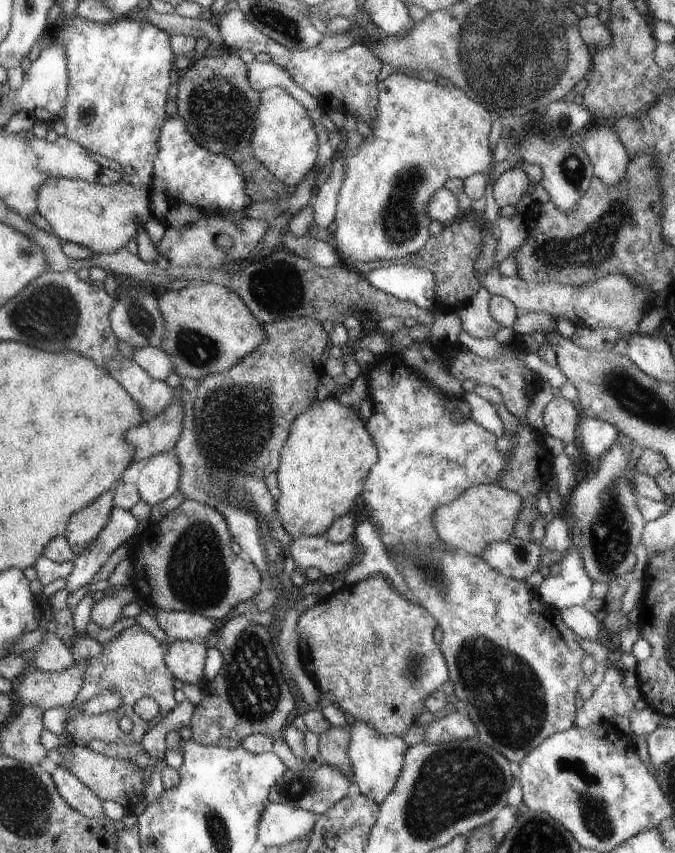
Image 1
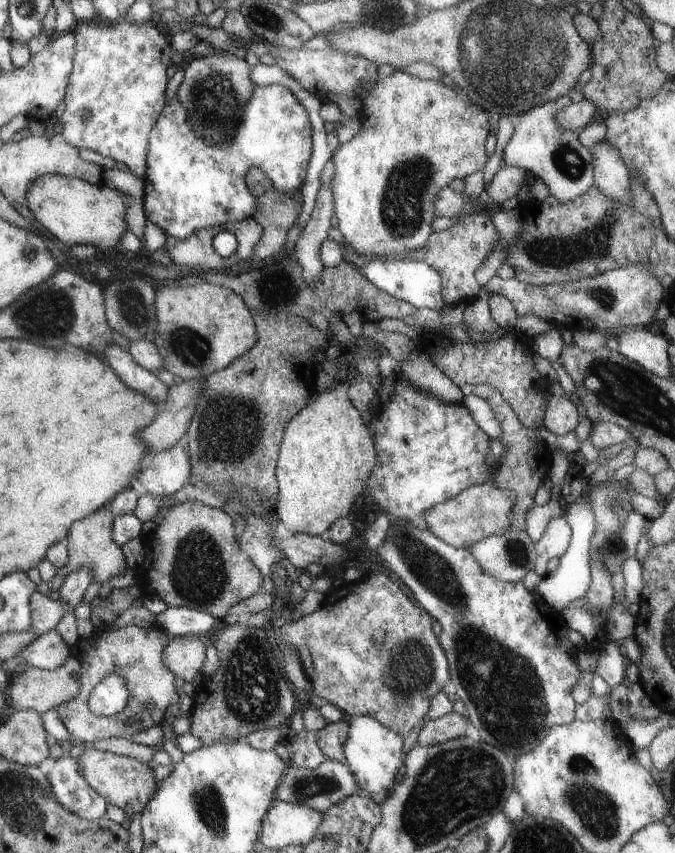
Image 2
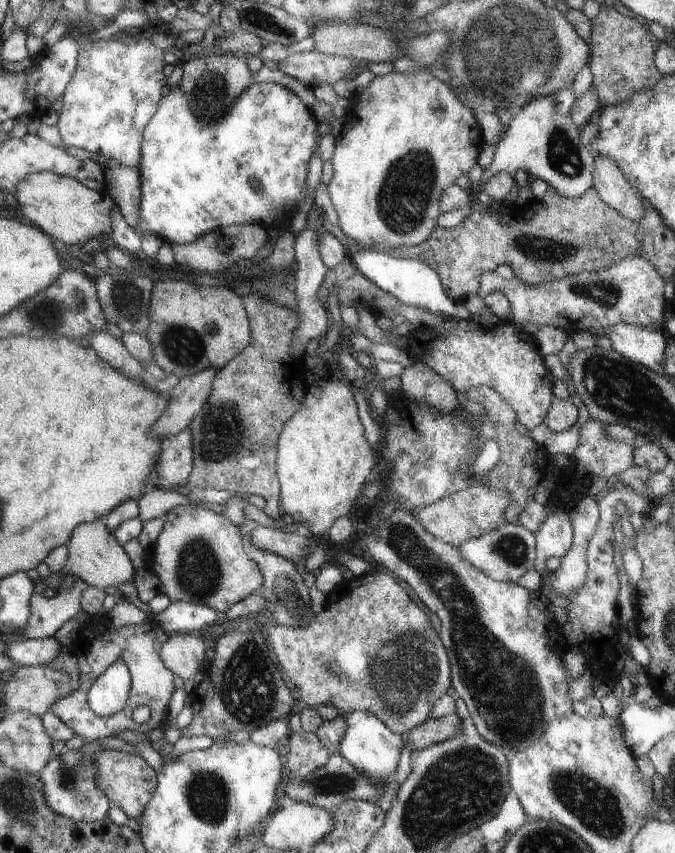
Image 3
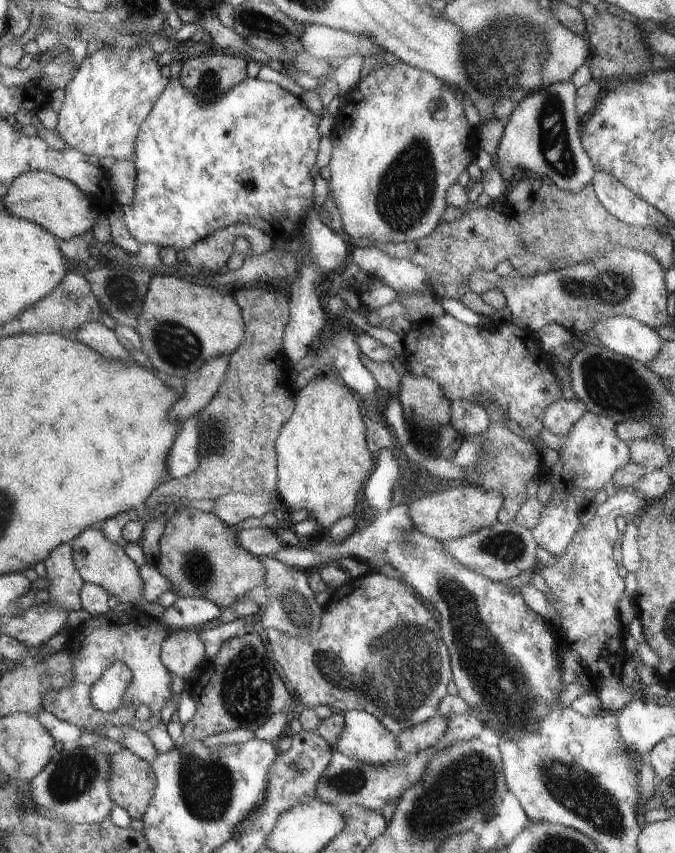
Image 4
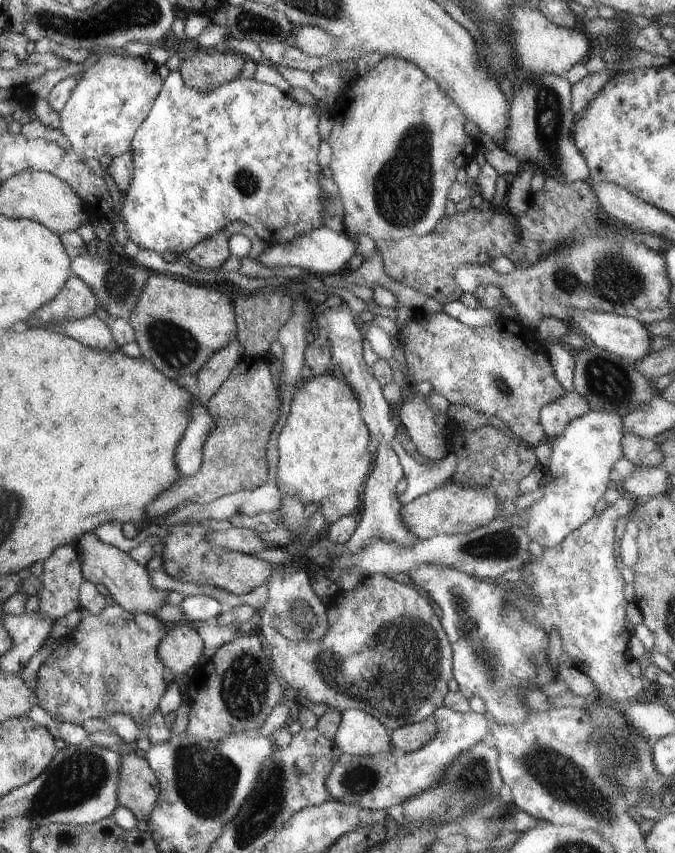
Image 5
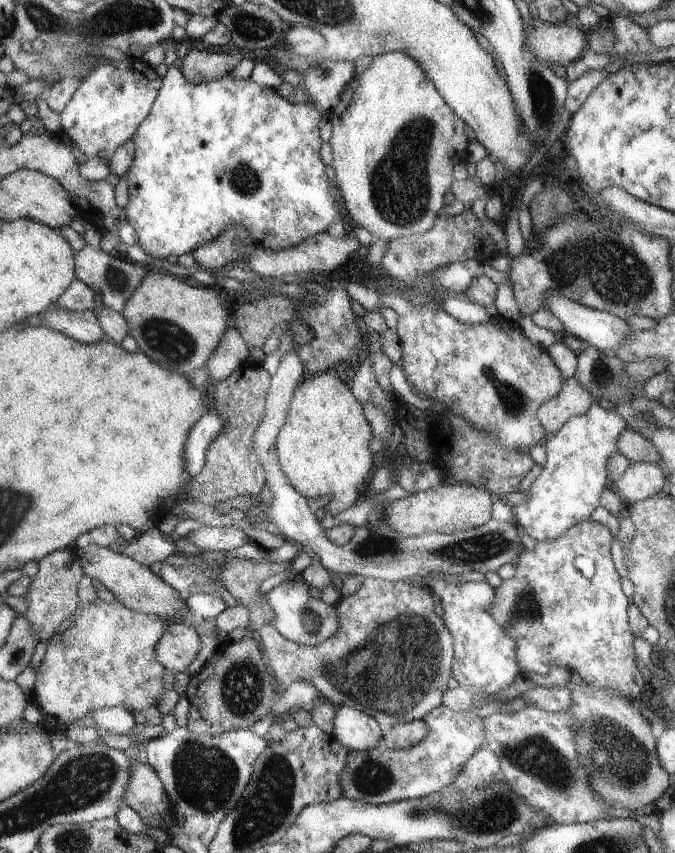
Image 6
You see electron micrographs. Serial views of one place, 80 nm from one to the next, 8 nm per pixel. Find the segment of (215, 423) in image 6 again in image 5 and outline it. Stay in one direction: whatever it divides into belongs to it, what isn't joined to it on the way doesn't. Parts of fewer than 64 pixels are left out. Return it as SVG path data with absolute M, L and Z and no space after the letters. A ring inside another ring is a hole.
M195 404L191 409L191 420L175 448L175 466L180 476L191 476L199 470L203 454L201 446L211 426L209 412L203 406Z

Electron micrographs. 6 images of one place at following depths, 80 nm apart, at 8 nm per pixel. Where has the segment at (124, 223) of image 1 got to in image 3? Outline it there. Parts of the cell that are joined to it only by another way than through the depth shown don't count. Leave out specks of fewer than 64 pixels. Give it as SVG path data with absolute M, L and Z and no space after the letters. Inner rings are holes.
M48 171L27 174L13 188L13 198L18 210L27 223L30 222L44 234L60 240L65 245L83 245L91 238L103 238L107 244L111 232L111 210L113 200L106 192L99 194L85 188L73 178L58 176Z

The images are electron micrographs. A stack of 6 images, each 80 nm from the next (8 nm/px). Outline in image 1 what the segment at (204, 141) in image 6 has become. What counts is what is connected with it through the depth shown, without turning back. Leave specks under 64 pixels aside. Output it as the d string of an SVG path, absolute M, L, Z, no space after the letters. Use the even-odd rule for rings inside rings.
M268 87L257 92L257 106L253 110L253 130L249 136L249 152L277 182L295 186L312 170L317 156L317 132L307 112L285 90ZM165 116L159 129L158 151L154 160L152 179L147 184L150 192L150 211L153 218L161 221L164 227L185 228L199 218L222 216L232 218L233 214L245 210L251 200L245 194L239 168L223 154L212 154L193 142L187 132L183 118Z

